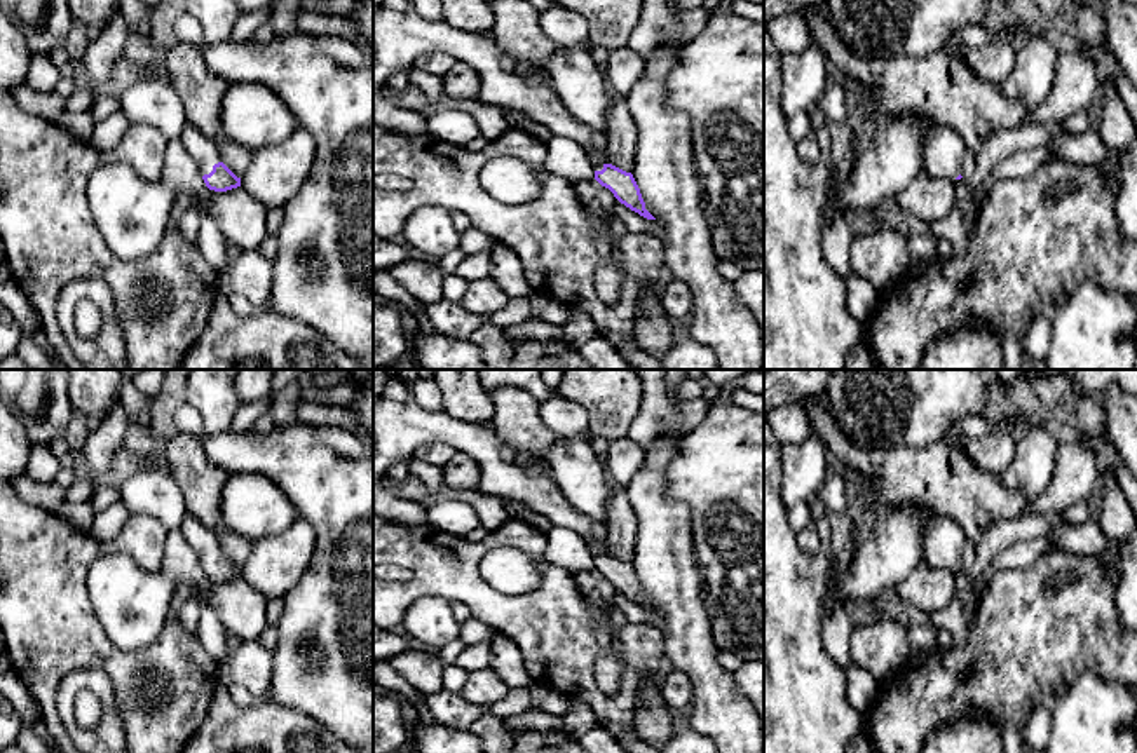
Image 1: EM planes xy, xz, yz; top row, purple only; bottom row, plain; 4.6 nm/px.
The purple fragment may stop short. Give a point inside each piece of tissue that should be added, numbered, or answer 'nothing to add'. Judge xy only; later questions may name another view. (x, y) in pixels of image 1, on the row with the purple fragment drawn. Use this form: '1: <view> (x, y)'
1: xy (204, 150)

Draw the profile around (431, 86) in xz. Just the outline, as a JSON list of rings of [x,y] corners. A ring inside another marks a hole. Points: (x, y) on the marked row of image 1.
[[[412,68],[410,84],[417,85],[427,101],[438,101],[445,94],[443,77]]]

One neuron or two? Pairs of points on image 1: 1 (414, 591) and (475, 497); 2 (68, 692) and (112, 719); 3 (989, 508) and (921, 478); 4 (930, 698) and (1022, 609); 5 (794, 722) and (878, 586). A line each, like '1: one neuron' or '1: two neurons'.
1: two neurons
2: one neuron
3: one neuron
4: one neuron
5: two neurons

